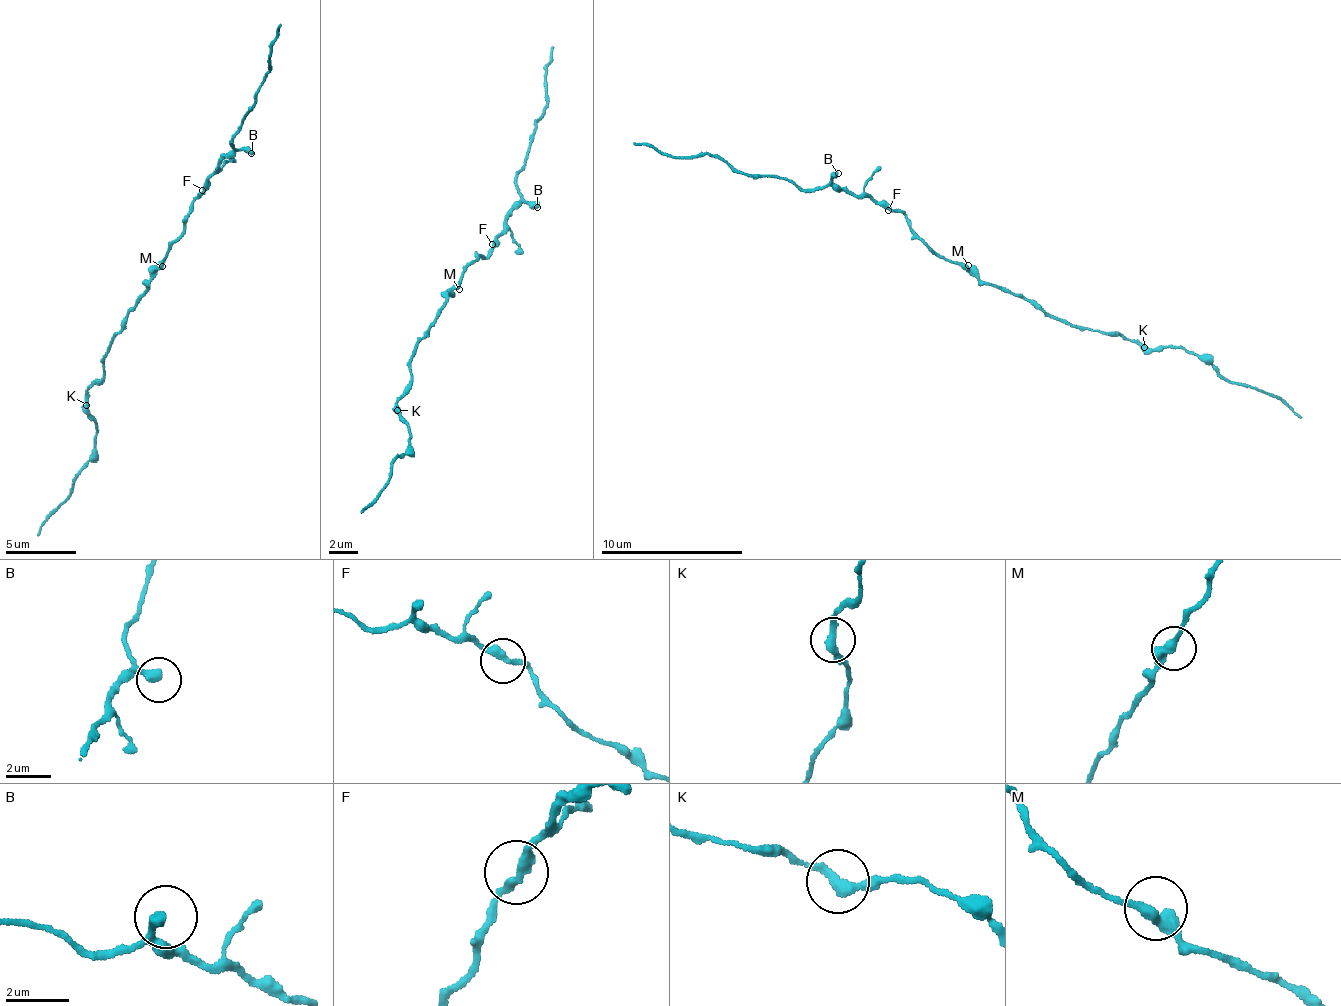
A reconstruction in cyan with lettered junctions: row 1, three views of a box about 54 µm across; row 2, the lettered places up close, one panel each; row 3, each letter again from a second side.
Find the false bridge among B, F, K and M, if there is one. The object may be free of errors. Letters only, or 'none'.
none

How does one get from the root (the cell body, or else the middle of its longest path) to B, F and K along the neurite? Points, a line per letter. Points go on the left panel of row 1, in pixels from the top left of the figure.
B: (155, 269), (171, 241), (182, 229), (183, 220), (206, 179), (214, 172), (215, 166), (237, 150), (251, 153)
F: (155, 269), (171, 241), (182, 229), (183, 220), (202, 190)
K: (155, 269), (146, 295), (134, 303), (125, 324), (114, 336), (106, 353), (103, 383), (88, 388), (87, 406)

